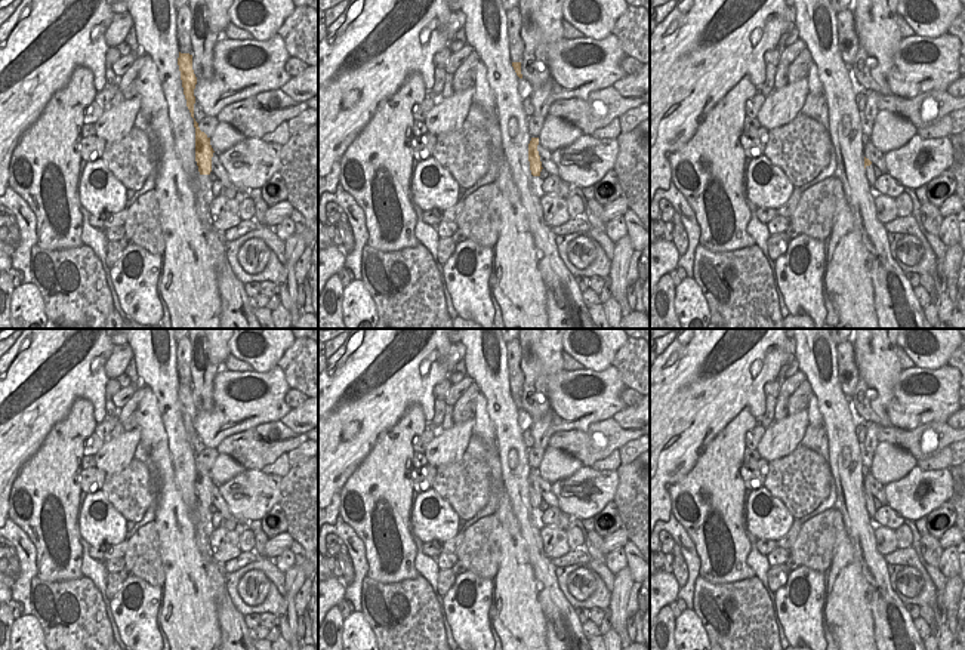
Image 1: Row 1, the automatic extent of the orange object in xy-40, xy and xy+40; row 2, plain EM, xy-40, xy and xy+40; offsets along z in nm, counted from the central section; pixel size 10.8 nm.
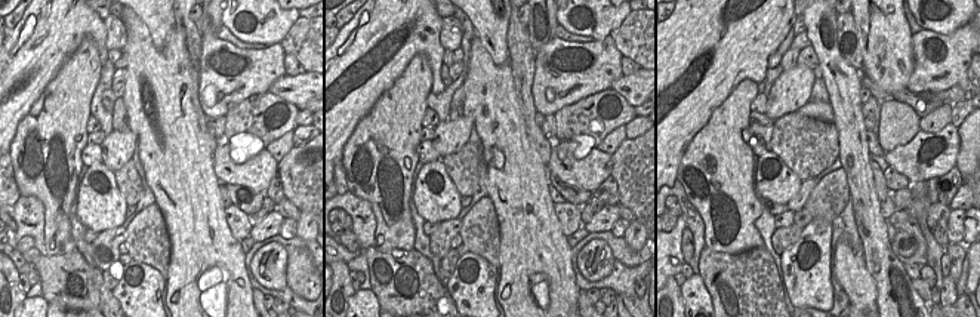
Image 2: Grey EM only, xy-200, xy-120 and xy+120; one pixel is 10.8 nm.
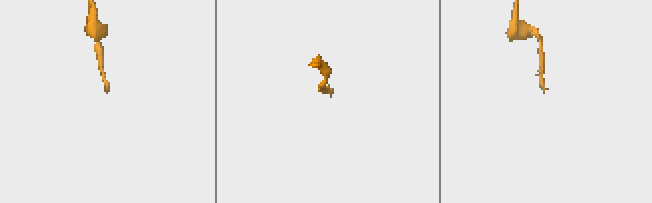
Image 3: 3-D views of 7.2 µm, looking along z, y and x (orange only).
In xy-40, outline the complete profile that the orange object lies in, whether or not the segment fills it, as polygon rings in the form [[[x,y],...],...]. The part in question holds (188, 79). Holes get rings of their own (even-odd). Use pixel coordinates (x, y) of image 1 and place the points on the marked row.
[[[179,52],[178,65],[181,71],[181,80],[182,80],[184,95],[186,99],[186,107],[191,113],[191,117],[194,118],[194,104],[195,104],[194,89],[197,84],[197,77],[192,70],[192,55]]]

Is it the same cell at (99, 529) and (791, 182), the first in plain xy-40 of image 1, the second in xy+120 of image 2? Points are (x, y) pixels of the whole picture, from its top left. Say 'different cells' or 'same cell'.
same cell

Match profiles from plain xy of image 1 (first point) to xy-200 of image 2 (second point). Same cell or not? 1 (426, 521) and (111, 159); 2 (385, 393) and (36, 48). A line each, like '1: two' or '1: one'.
1: two
2: one

